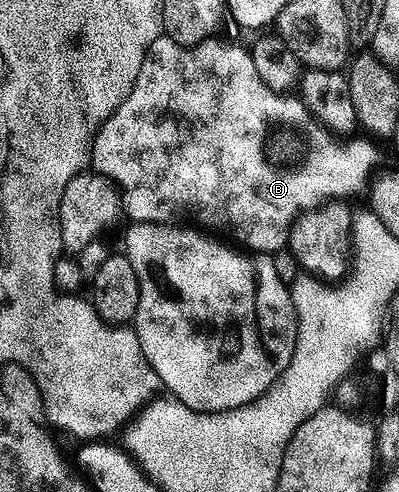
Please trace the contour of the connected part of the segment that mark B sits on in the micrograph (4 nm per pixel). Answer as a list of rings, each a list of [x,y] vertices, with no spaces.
[[[159,36],[148,48],[144,56],[144,64],[140,64],[140,76],[136,76],[136,84],[132,84],[132,92],[128,92],[124,104],[120,104],[120,108],[116,108],[116,112],[112,112],[112,116],[108,116],[106,123],[96,132],[90,149],[90,166],[93,173],[103,174],[128,195],[128,218],[130,214],[131,223],[197,224],[207,231],[217,232],[219,235],[227,234],[227,236],[222,235],[227,239],[235,238],[230,240],[247,251],[273,255],[274,251],[283,249],[289,243],[290,228],[302,211],[313,210],[315,206],[321,206],[323,202],[349,199],[349,194],[354,194],[362,185],[362,189],[367,185],[368,179],[376,170],[373,146],[375,143],[369,137],[354,136],[345,141],[348,143],[342,147],[338,143],[341,141],[330,134],[326,127],[320,125],[314,119],[314,115],[308,112],[301,97],[272,92],[272,88],[268,88],[268,84],[260,80],[260,75],[256,73],[256,64],[252,64],[252,56],[245,45],[232,46],[228,42],[218,41],[207,40],[197,42],[194,46],[181,46],[173,42],[171,38]]]

